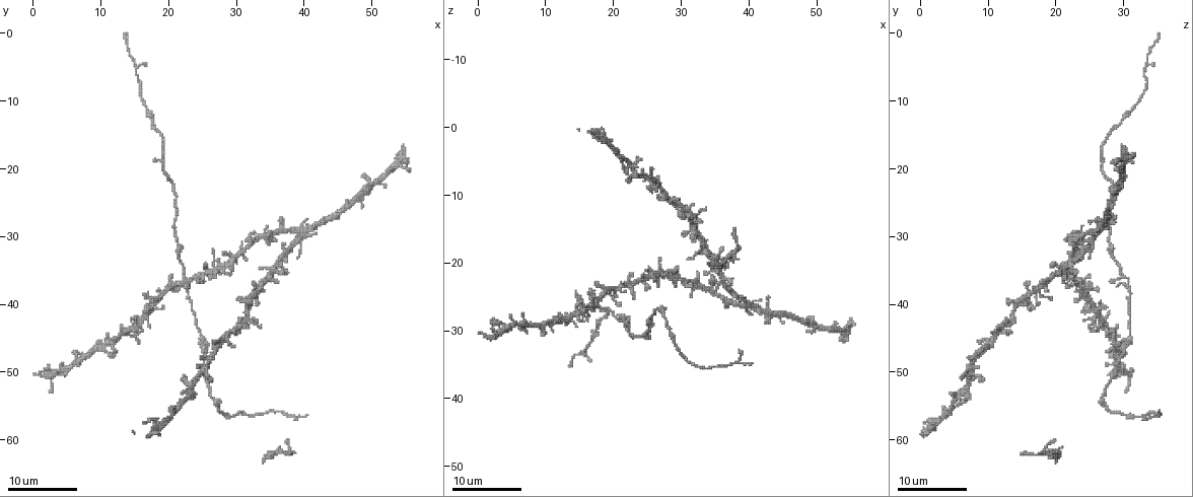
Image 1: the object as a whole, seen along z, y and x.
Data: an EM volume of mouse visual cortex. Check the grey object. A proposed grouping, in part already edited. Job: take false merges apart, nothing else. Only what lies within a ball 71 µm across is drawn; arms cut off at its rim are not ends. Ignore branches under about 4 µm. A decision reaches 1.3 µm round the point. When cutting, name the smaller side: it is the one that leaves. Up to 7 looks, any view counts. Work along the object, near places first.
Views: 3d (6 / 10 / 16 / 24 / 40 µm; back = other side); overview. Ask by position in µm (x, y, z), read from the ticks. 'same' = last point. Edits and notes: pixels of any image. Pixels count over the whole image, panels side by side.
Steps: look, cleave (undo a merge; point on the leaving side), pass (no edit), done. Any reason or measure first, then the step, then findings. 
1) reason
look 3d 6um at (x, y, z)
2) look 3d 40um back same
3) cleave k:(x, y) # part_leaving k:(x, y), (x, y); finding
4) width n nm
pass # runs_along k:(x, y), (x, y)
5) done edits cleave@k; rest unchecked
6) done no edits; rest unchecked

side arm on a straight run
look 3d 16um at (22.5, 35.5, 29.5)

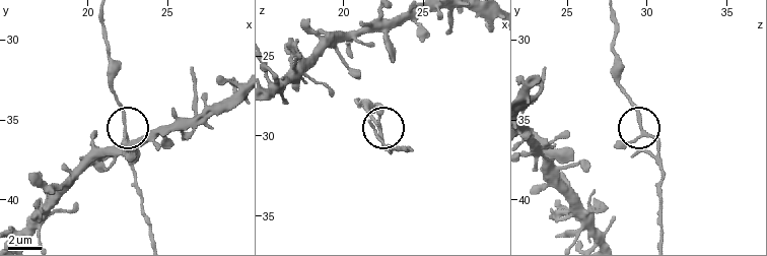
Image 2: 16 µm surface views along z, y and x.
width 160 nm
pass # all the same neuron

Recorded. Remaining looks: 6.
look 3d 10um at (19.5, 38.5, 24.5)

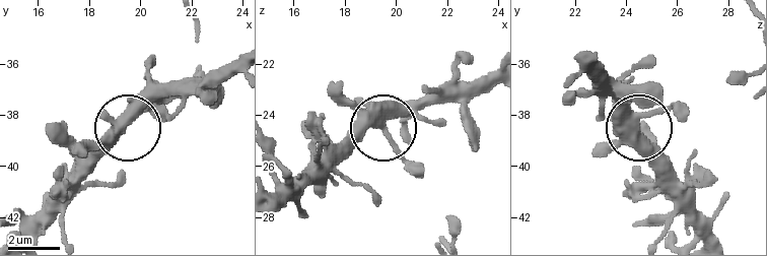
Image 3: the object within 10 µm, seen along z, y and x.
width 410 nm
pass # runs_along 3:(581, 51), (638, 125), (653, 169); one neuron here

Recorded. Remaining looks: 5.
small branch off a trunk
look 3d 10um at (25.5, 47.0, 30.0)

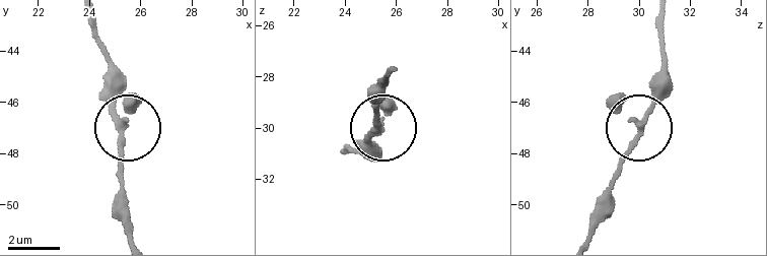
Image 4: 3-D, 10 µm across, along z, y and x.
arms 3
pass # one neuron here

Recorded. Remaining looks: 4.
look 3d 6um at (27.5, 55.5, 27.5)

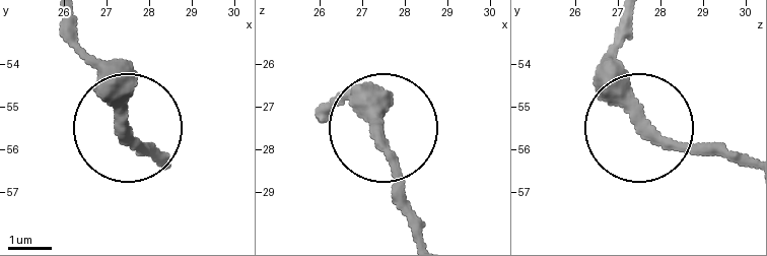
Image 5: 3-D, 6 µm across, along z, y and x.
look 3d 6um back at (27.40, 55.45, 27.55)

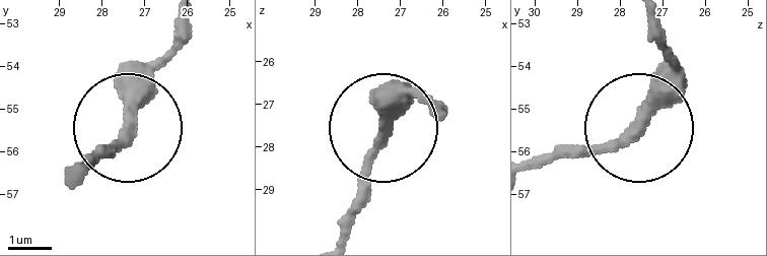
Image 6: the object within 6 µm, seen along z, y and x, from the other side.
width 290 nm
pass # runs_along 6:(443, 121), (407, 103), (374, 142), (349, 215); continuous, no second neuron

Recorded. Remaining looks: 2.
done no edits; rest unchecked

